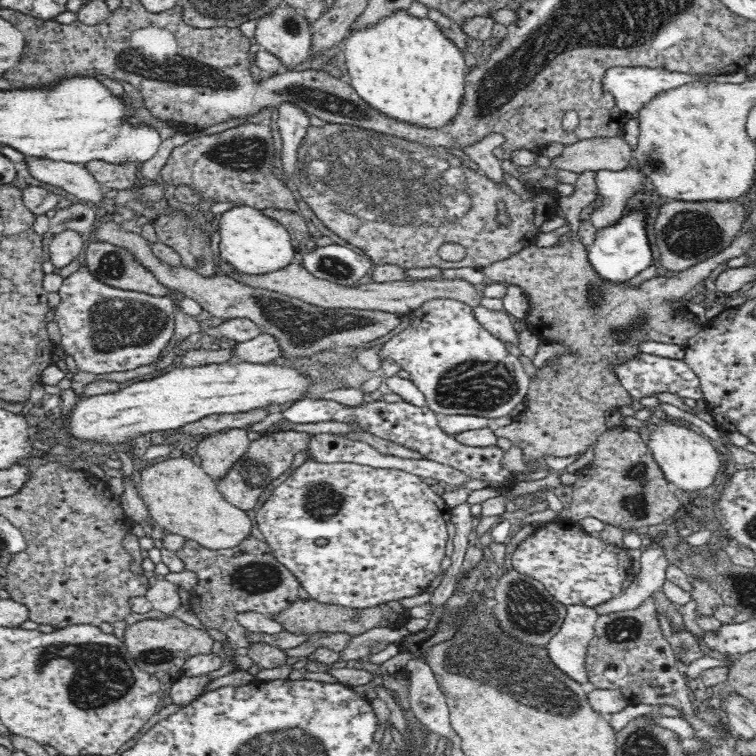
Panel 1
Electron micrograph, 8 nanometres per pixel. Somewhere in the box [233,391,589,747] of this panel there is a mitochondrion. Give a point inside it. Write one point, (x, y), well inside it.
(529, 683)

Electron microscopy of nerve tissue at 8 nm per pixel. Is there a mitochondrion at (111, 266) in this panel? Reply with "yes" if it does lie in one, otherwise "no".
yes

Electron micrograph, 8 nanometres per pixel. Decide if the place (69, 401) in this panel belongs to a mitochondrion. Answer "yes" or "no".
no

